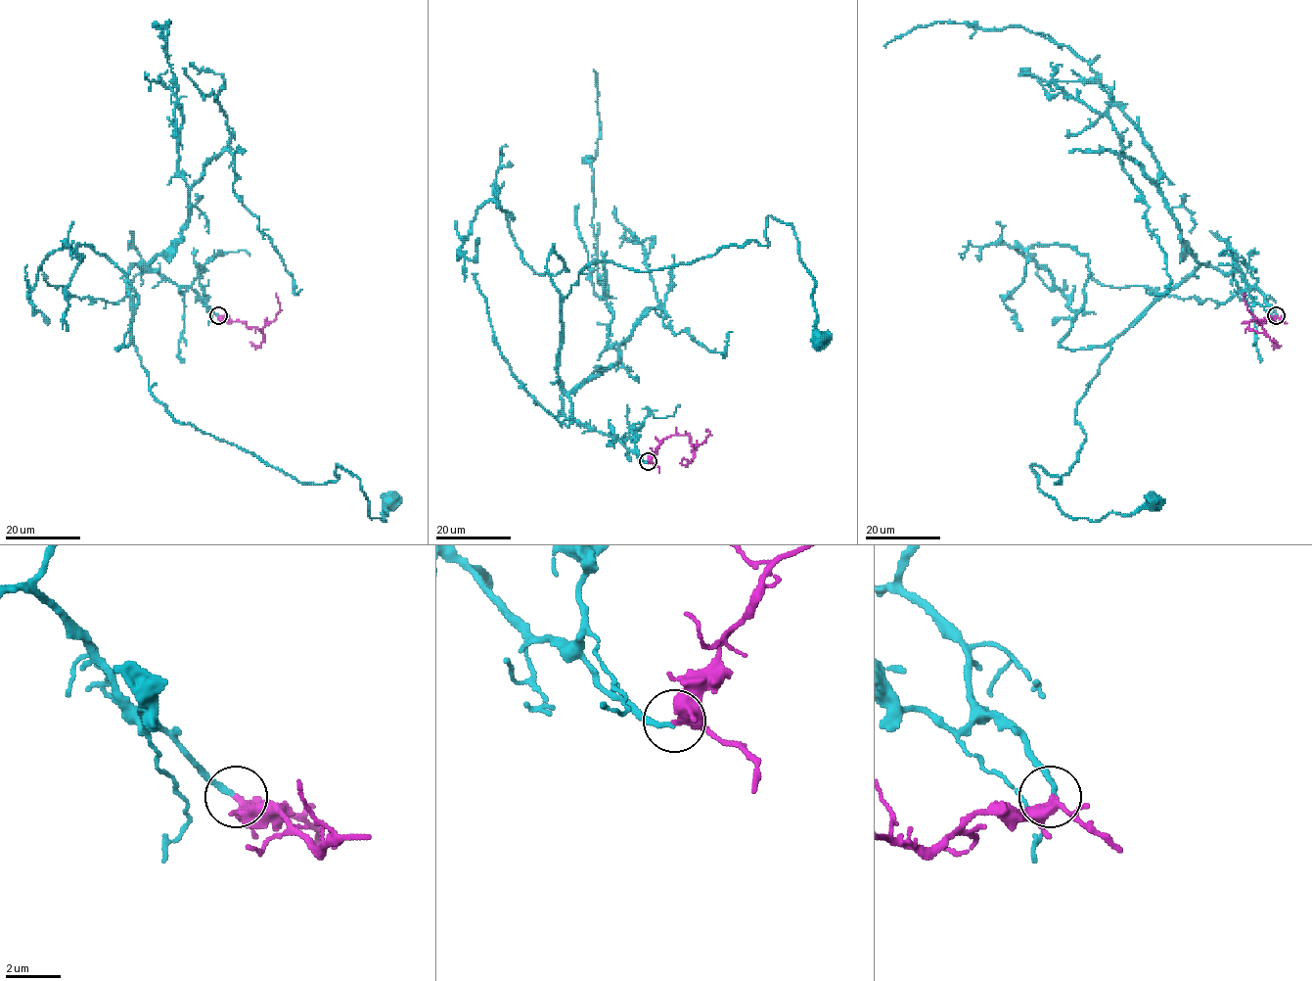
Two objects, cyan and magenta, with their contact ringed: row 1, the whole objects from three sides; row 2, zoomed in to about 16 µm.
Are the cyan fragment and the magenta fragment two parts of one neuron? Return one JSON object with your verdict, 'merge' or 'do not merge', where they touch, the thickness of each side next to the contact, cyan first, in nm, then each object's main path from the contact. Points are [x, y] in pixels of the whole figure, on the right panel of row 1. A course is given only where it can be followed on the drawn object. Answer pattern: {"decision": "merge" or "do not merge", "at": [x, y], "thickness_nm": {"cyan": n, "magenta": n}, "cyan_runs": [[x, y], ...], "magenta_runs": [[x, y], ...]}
{"decision": "merge", "at": [1276, 315], "thickness_nm": {"cyan": 170, "magenta": 300}, "cyan_runs": [[1277, 315], [1239, 271], [1199, 264], [1110, 345], [1061, 483], [1030, 466], [1074, 518], [1153, 502]], "magenta_runs": [[1276, 315], [1261, 321], [1251, 320], [1249, 329], [1262, 332], [1263, 328], [1248, 310], [1243, 293]]}

